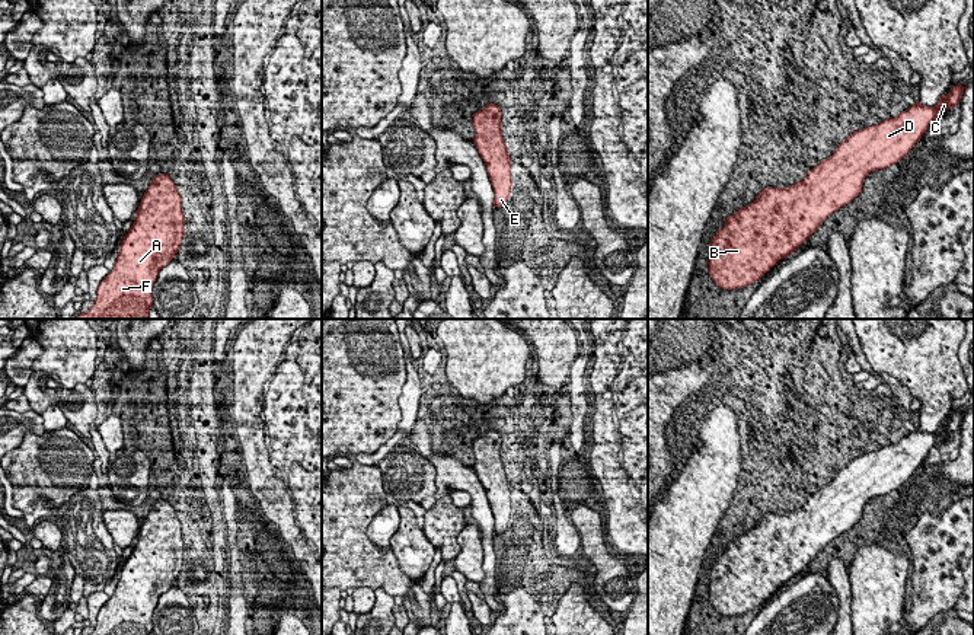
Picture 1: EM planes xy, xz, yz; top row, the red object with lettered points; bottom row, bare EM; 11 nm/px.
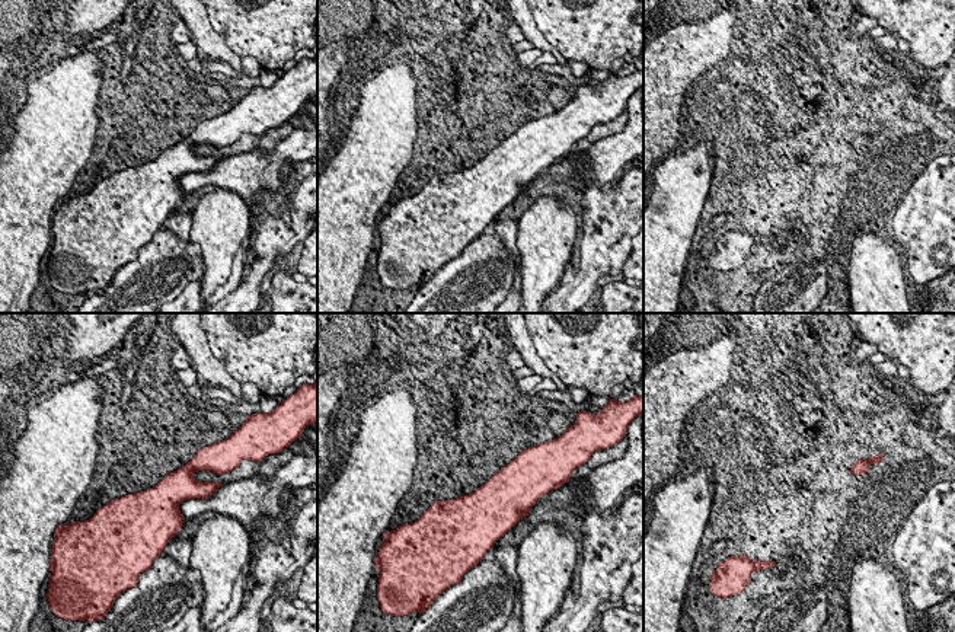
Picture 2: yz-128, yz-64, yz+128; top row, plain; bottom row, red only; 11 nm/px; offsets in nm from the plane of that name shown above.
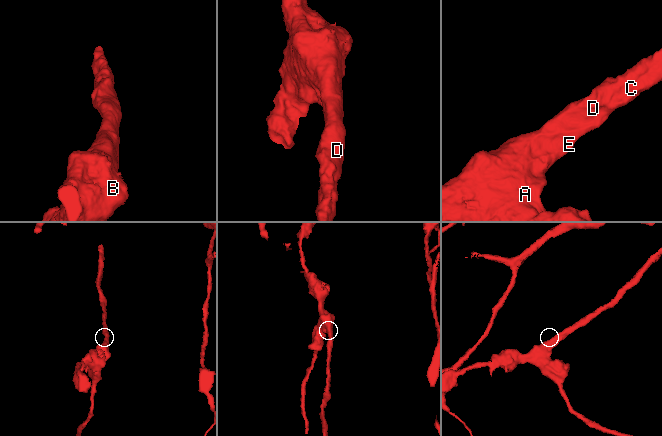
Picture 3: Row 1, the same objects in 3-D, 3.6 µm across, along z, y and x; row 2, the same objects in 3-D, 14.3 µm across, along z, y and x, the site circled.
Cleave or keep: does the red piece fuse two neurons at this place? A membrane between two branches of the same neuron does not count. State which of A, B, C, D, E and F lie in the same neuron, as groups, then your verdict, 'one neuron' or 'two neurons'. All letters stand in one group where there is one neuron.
A B C D E F; one neuron

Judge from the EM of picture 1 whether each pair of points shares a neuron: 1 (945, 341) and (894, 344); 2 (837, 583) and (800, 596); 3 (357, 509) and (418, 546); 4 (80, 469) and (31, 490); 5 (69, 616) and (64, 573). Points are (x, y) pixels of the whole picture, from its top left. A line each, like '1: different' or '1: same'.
1: same
2: different
3: different
4: same
5: different

